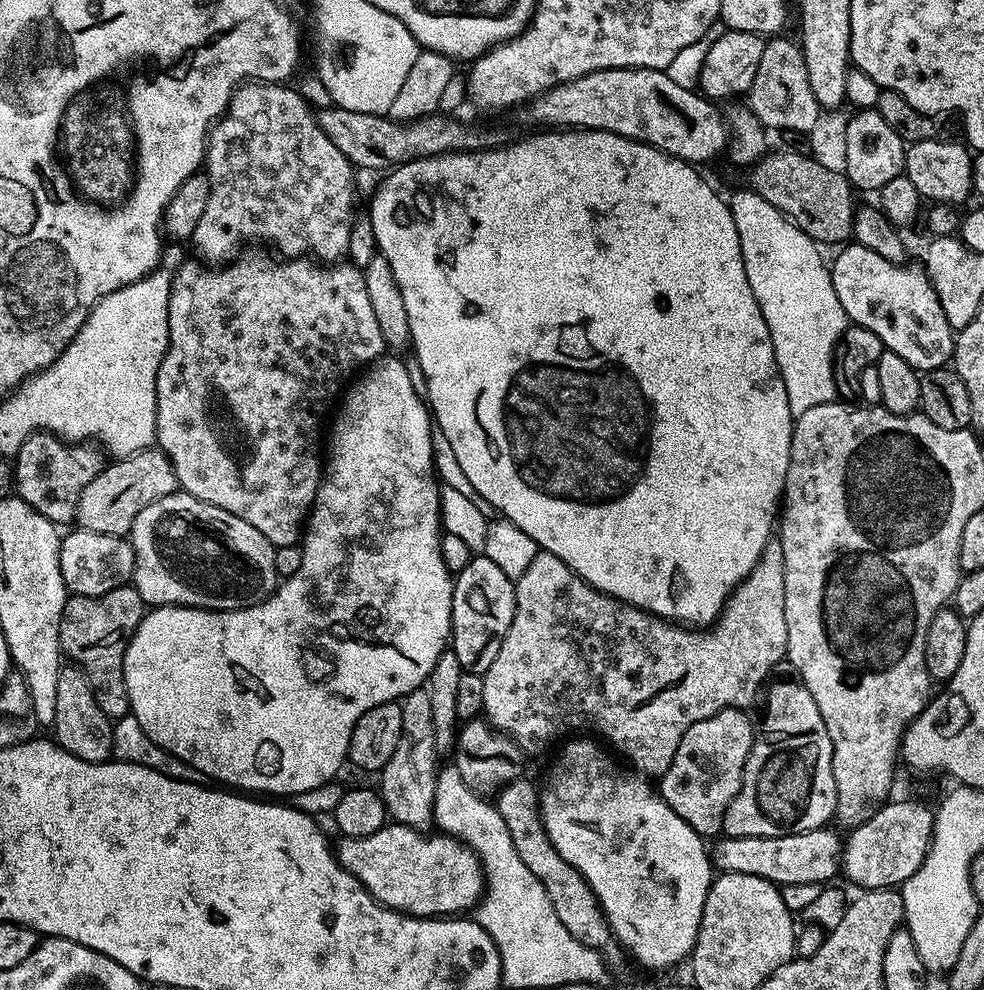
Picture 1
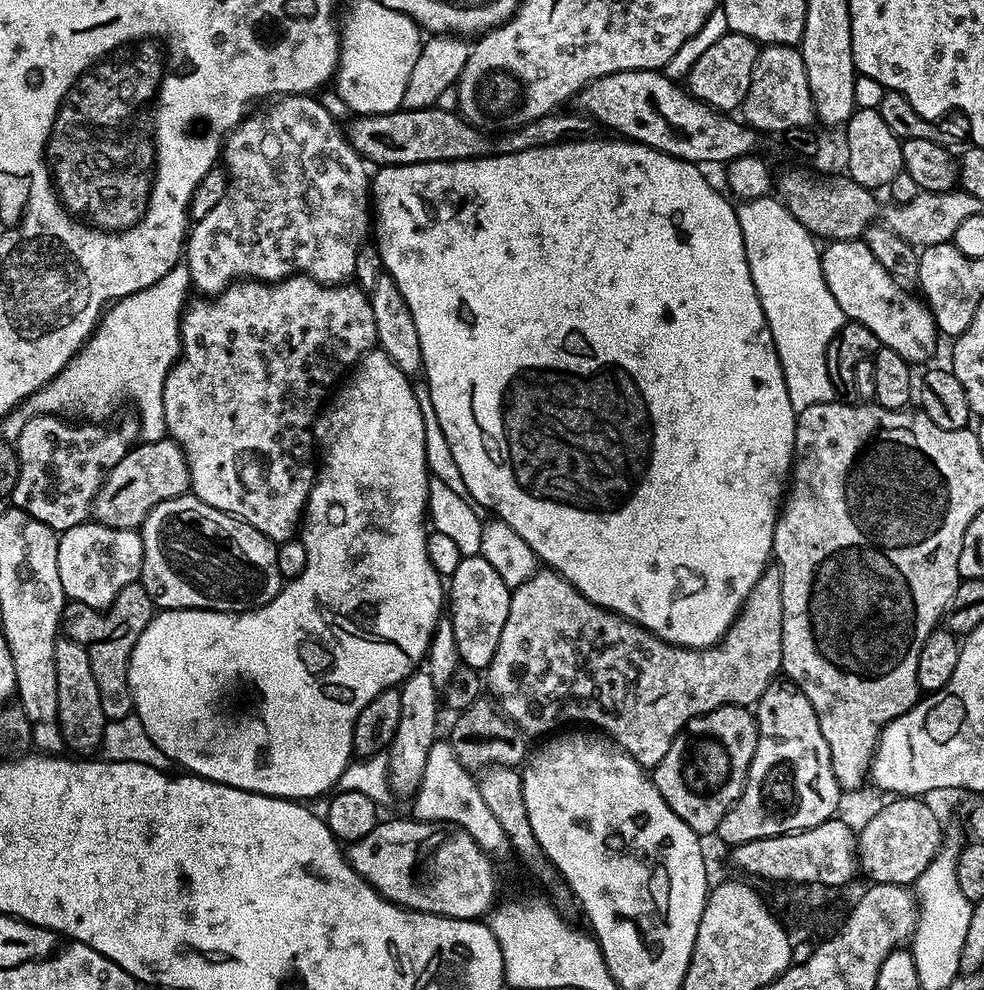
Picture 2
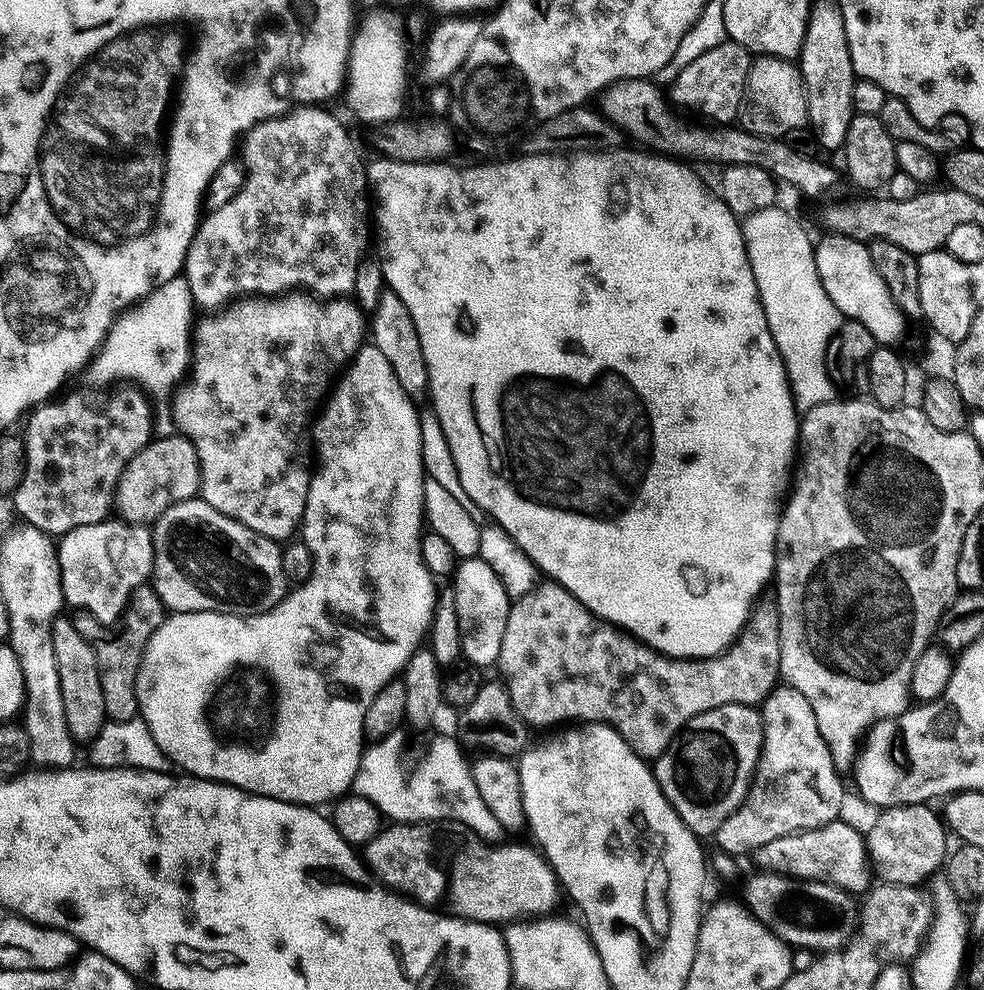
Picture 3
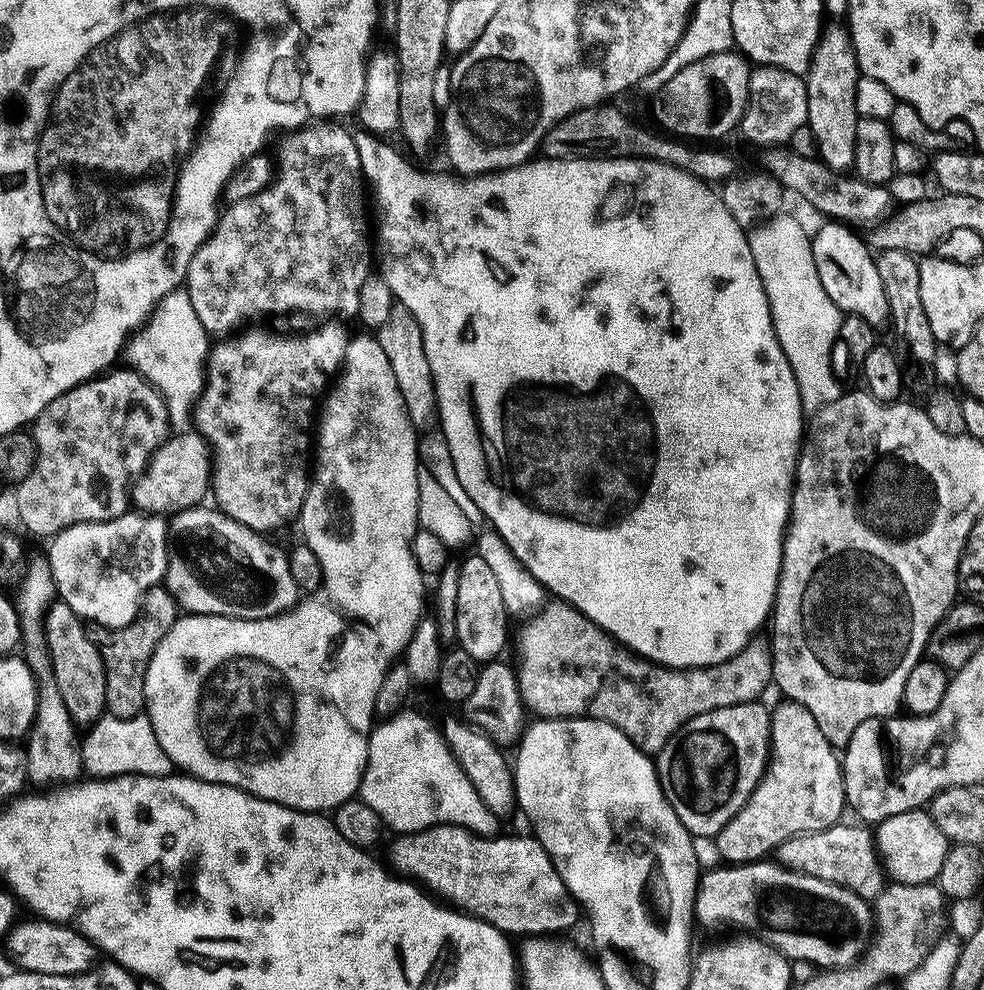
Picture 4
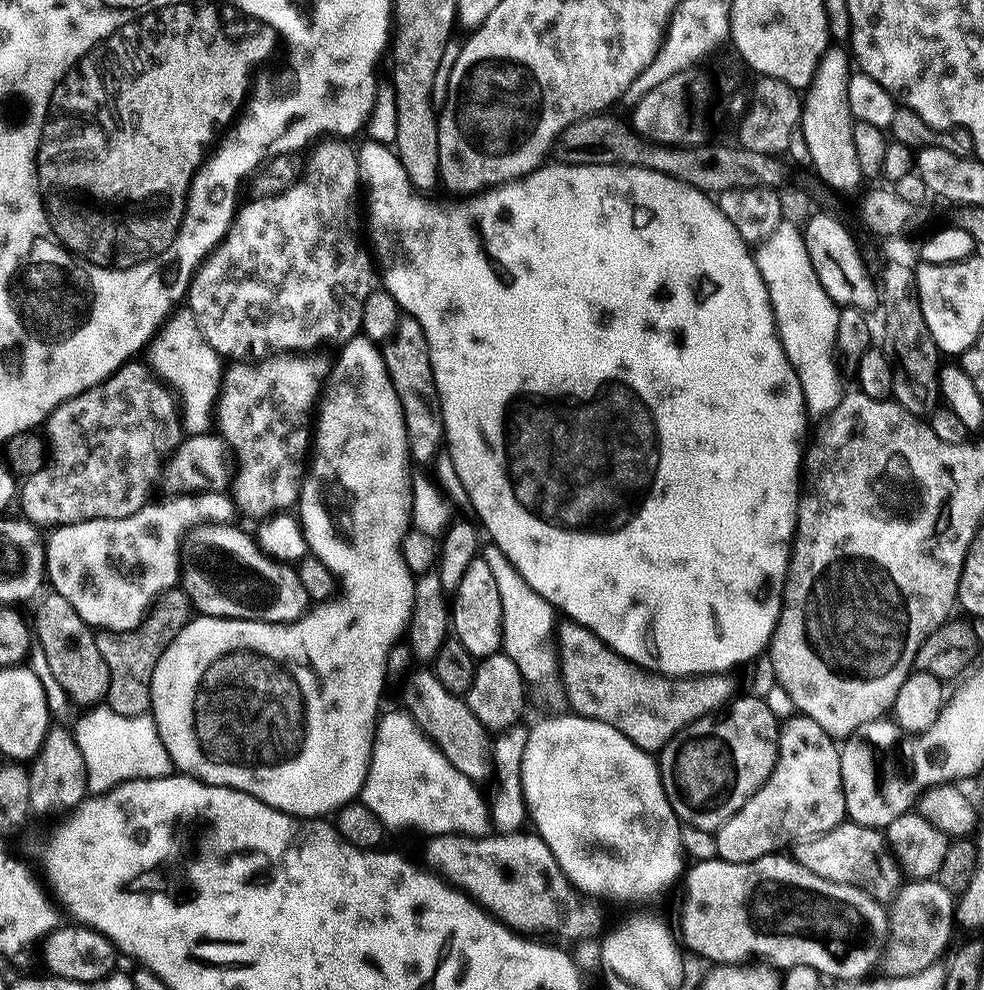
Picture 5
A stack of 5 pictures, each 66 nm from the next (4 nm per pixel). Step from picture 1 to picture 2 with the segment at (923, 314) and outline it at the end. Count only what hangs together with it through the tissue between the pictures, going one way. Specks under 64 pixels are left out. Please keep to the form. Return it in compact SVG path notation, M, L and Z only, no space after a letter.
M863 239L831 241L821 251L820 261L826 286L830 286L834 302L842 306L848 320L866 326L866 330L874 330L881 345L897 352L909 365L917 366L927 358L932 343L938 337L938 329L928 305L917 297L916 301L912 294L893 282L890 274L882 270L882 262L870 254Z

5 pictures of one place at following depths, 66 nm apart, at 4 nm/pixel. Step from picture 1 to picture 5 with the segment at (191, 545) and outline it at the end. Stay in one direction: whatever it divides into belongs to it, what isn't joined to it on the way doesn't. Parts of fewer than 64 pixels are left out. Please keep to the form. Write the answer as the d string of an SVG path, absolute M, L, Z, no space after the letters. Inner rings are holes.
M213 524L211 525L210 532L212 532L212 536L208 536L205 540L200 540L196 544L196 548L200 553L197 554L196 557L193 558L192 561L185 563L182 568L182 587L184 589L185 594L192 600L193 609L199 615L202 616L217 616L218 618L222 618L223 620L261 620L262 622L266 622L267 624L293 624L294 621L300 619L306 612L309 611L310 608L310 599L307 596L307 592L304 586L302 586L302 582L299 581L299 574L297 569L293 567L291 563L283 563L279 560L272 559L267 553L263 552L257 541L247 536L246 533L243 532L242 529L236 528L237 526L229 526L226 524ZM216 539L216 540L215 540ZM216 544L216 556L212 552L204 552L207 548L212 548Z

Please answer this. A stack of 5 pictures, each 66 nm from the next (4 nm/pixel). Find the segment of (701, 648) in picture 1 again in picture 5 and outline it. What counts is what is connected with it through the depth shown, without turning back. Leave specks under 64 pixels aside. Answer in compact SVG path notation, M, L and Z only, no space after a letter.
M581 624L559 625L558 655L567 707L575 715L614 726L614 730L626 734L634 746L649 754L659 753L674 734L698 718L723 709L734 696L731 675L661 676L639 668Z

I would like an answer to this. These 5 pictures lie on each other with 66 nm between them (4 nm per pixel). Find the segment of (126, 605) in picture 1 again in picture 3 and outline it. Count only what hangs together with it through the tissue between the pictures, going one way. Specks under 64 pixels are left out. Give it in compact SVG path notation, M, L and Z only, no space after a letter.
M151 583L136 588L124 610L124 615L111 625L112 640L108 637L109 629L102 622L98 622L98 618L94 618L89 612L77 611L75 615L74 623L78 634L91 640L96 650L107 719L109 721L137 719L140 703L136 693L136 679L140 673L140 663L150 638L166 619L166 609L160 600L160 595L156 593Z

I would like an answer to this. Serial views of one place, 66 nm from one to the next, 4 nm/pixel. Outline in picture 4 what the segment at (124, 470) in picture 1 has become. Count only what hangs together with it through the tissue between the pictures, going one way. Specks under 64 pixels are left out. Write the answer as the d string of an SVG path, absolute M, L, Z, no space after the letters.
M180 430L169 435L168 441L157 448L154 455L148 461L144 473L136 480L132 501L139 511L145 514L168 514L176 509L187 510L199 505L204 495L209 495L210 485L214 469L214 452L207 440L196 430Z

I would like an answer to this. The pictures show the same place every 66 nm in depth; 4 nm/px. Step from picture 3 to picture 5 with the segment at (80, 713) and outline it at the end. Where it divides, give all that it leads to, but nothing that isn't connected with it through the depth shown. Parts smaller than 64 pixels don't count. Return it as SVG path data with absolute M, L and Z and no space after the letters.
M49 591L48 597L36 608L36 624L34 620L34 640L46 654L46 662L50 662L50 671L62 686L65 697L81 706L99 705L108 695L110 686L110 670L106 662L102 662L102 654L98 650L96 632L85 622L57 592Z

